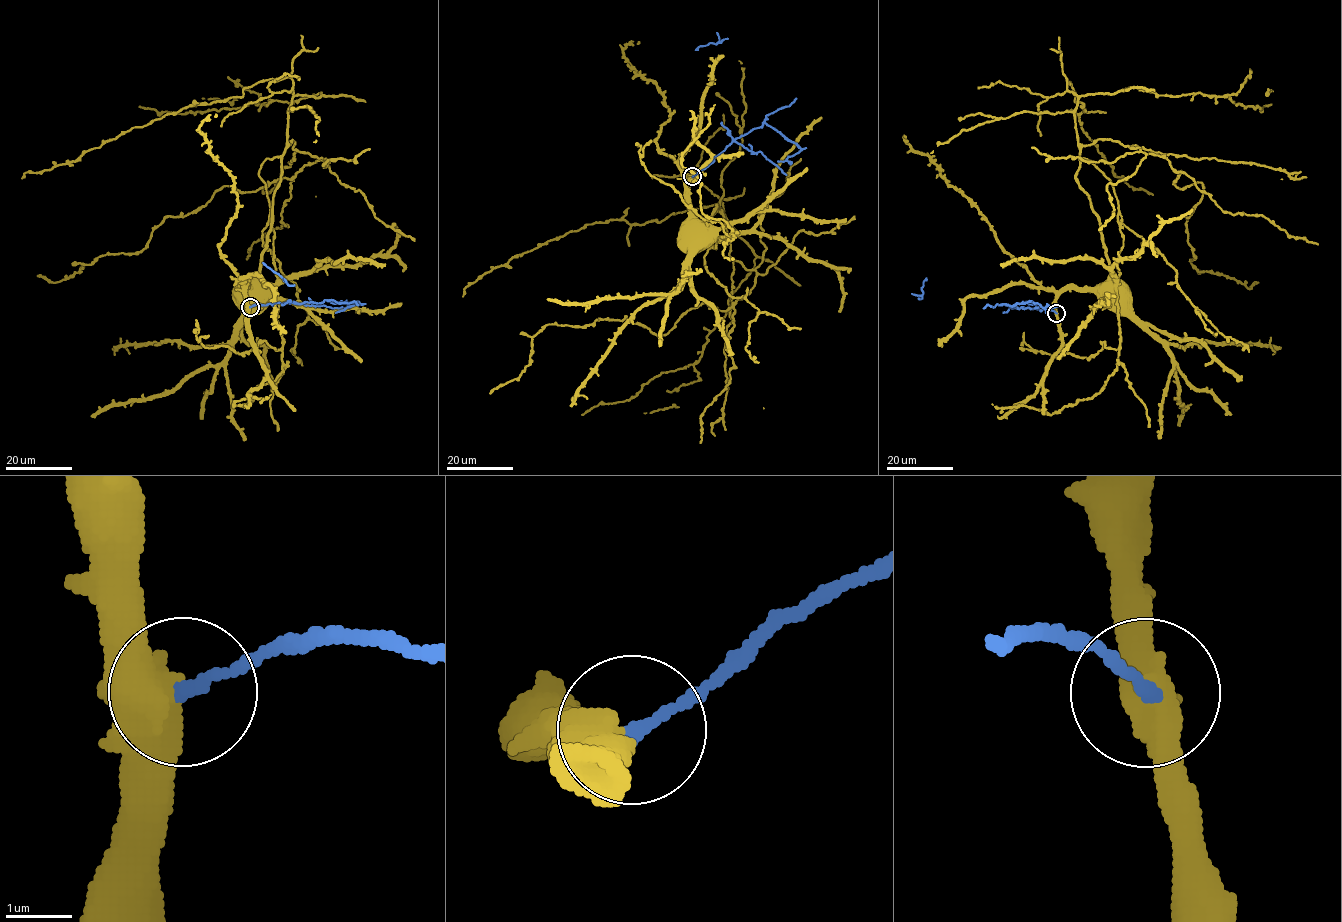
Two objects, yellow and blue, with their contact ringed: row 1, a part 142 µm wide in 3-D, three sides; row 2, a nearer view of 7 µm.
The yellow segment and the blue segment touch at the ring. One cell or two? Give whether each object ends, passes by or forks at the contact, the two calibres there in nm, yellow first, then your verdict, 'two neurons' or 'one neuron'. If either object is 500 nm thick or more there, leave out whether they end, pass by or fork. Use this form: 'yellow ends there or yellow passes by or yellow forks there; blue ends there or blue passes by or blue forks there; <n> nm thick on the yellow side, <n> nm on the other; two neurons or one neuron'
yellow forks there; blue ends there; 420 nm thick on the yellow side, 200 nm on the other; two neurons

